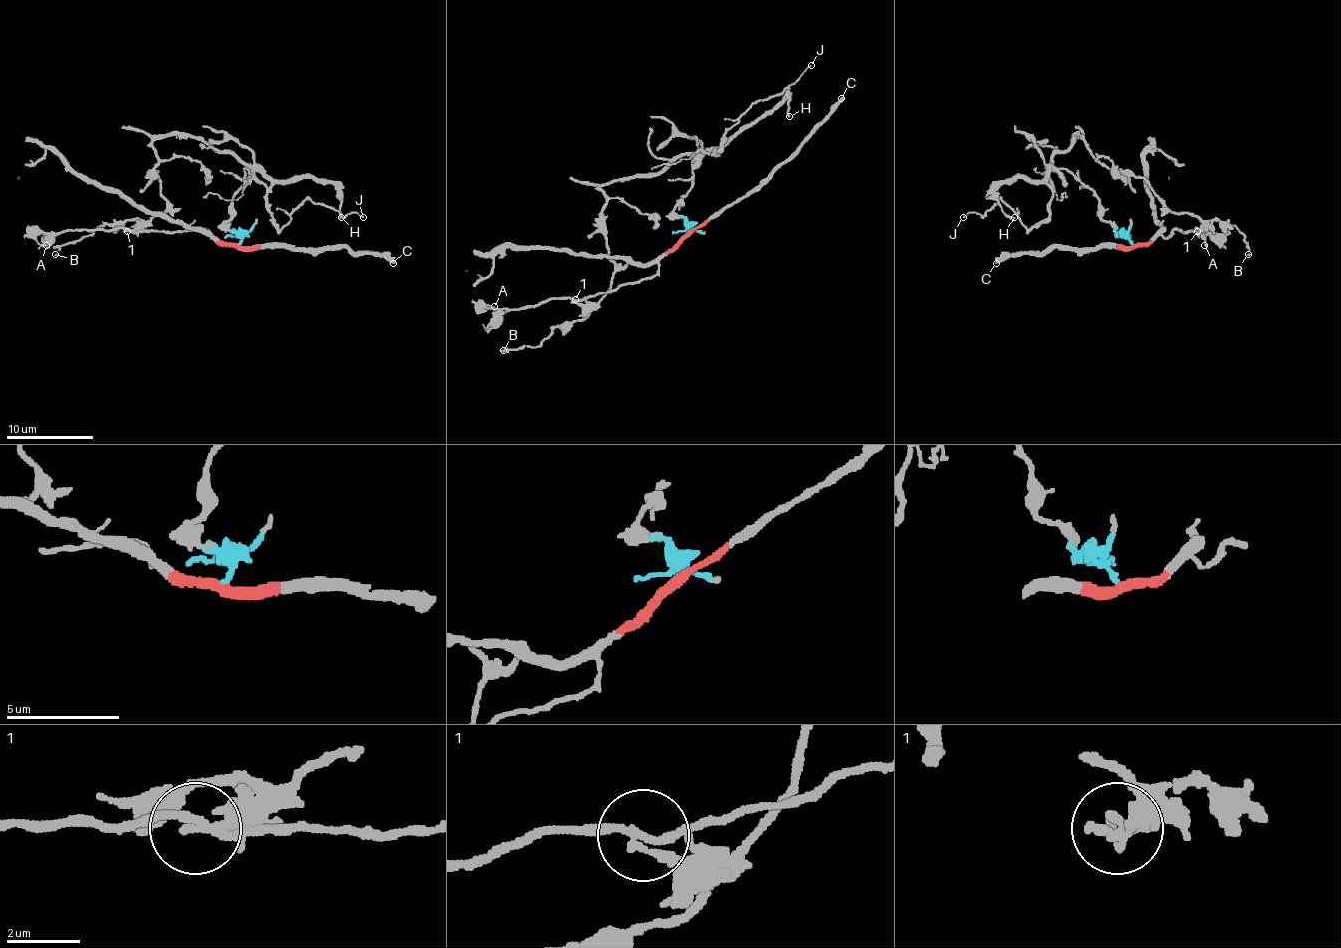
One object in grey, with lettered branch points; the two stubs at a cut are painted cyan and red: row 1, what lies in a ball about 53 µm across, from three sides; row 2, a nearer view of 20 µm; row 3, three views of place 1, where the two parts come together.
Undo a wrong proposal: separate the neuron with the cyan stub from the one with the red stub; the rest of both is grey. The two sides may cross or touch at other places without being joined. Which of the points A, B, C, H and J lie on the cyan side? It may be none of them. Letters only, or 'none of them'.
B, H, J

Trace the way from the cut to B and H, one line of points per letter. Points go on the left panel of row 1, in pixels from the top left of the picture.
B: (237, 246), (227, 222), (244, 165), (194, 137), (164, 135), (153, 141), (164, 213), (98, 226), (55, 254)
H: (237, 246), (227, 222), (244, 170), (277, 181), (329, 181), (342, 217)

